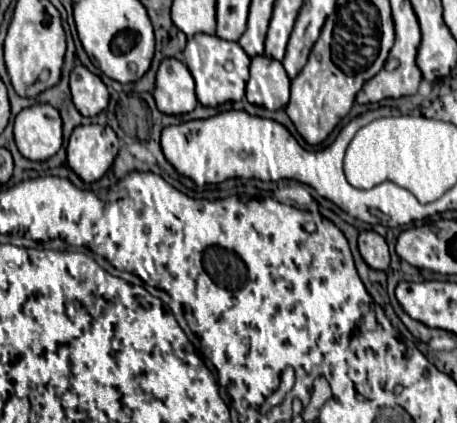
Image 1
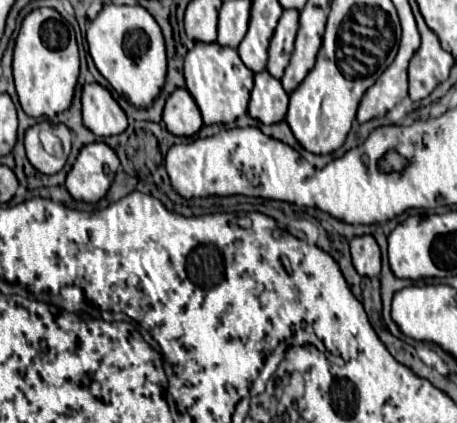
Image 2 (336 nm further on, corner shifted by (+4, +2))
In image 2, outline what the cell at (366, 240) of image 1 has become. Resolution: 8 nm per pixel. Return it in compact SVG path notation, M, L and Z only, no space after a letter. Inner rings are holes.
M360 236L350 240L352 264L360 276L374 278L380 274L380 248L372 236Z

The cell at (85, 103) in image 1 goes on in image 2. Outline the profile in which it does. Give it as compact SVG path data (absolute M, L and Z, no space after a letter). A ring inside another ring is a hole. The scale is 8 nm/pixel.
M86 84L82 90L82 116L84 124L96 136L116 136L128 128L124 110L112 94L100 84Z

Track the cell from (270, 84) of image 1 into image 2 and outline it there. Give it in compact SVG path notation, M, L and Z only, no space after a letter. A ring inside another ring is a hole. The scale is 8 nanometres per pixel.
M266 70L254 74L254 90L250 96L248 114L262 124L282 122L288 110L288 94L280 80L272 78Z

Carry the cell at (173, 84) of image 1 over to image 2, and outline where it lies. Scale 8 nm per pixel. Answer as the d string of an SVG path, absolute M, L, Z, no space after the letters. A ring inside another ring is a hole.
M178 88L164 106L162 120L174 136L194 136L202 128L202 116L186 88Z

